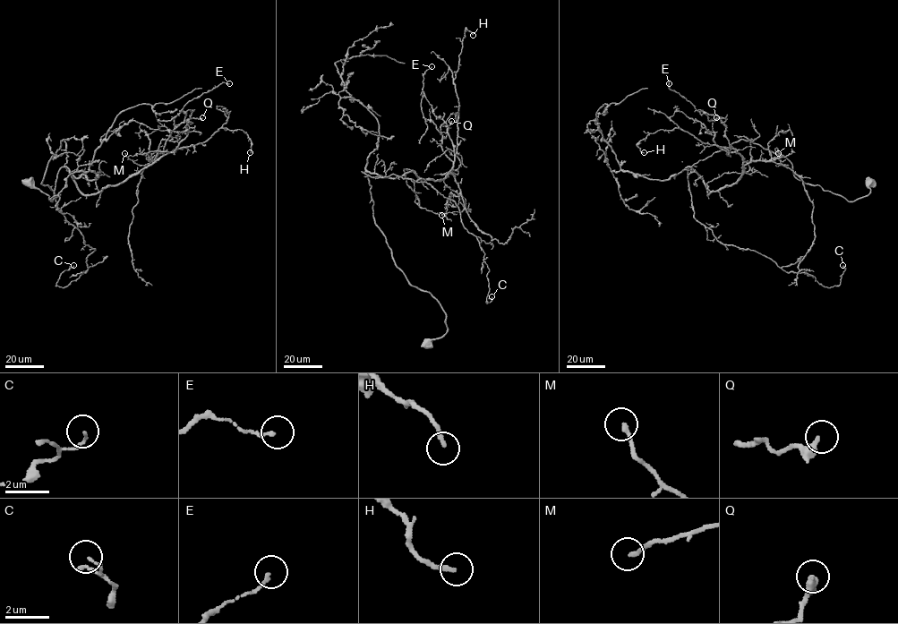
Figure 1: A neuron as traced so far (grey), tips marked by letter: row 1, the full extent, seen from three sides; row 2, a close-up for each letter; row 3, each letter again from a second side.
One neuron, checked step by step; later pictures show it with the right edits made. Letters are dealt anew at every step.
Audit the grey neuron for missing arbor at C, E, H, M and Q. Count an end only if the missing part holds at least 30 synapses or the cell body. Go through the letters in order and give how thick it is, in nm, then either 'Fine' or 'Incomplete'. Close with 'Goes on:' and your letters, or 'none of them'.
C: Thickness 100 nm. Fine
E: Thickness 150 nm. Fine
H: Thickness 190 nm. Fine
M: Thickness 180 nm. Fine
Q: Thickness 220 nm. Fine
Goes on: none of them

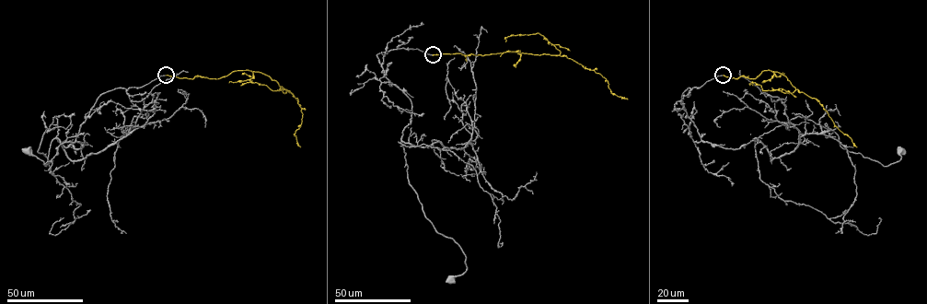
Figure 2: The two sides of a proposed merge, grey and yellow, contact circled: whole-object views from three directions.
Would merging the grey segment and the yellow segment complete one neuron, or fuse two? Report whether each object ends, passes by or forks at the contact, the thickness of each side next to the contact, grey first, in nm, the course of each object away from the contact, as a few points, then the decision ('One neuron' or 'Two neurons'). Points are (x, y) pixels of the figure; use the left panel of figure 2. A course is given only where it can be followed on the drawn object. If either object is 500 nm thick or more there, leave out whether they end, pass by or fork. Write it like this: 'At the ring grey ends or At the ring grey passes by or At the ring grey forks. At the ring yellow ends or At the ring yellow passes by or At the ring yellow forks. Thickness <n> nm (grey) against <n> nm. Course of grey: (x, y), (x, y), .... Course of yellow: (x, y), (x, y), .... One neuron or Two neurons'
At the ring grey ends. At the ring yellow ends. Thickness 160 nm (grey) against 240 nm. Course of grey: (166, 75), (102, 93), (79, 130), (82, 148), (60, 143), (54, 116), (38, 151), (47, 166), (27, 151). Course of yellow: (166, 75), (219, 78), (235, 71), (249, 70), (269, 76), (297, 98), (302, 122), (295, 134), (300, 146). One neuron

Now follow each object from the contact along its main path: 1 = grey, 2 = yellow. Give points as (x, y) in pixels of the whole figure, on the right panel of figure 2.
1: (723, 75), (681, 96), (702, 141), (739, 148), (800, 116), (884, 166), (899, 160), (900, 151)
2: (723, 75), (755, 78), (762, 71), (779, 72), (799, 91), (819, 101), (834, 123), (856, 146)

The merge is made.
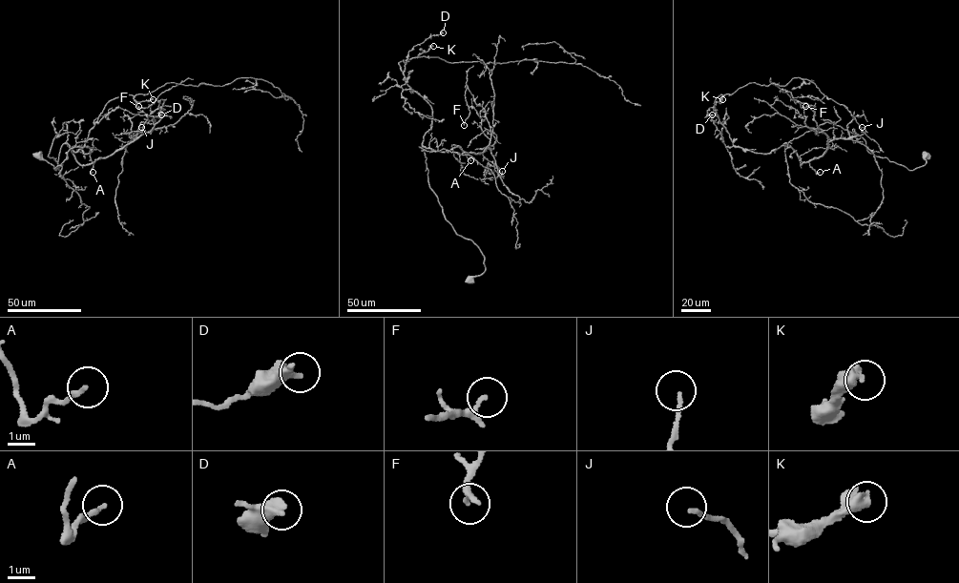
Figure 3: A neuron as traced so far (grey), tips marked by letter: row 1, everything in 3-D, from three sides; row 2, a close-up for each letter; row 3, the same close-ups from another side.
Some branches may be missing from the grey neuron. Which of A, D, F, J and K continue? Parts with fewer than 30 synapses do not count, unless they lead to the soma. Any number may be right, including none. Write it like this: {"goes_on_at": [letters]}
{"goes_on_at": ["K"]}

